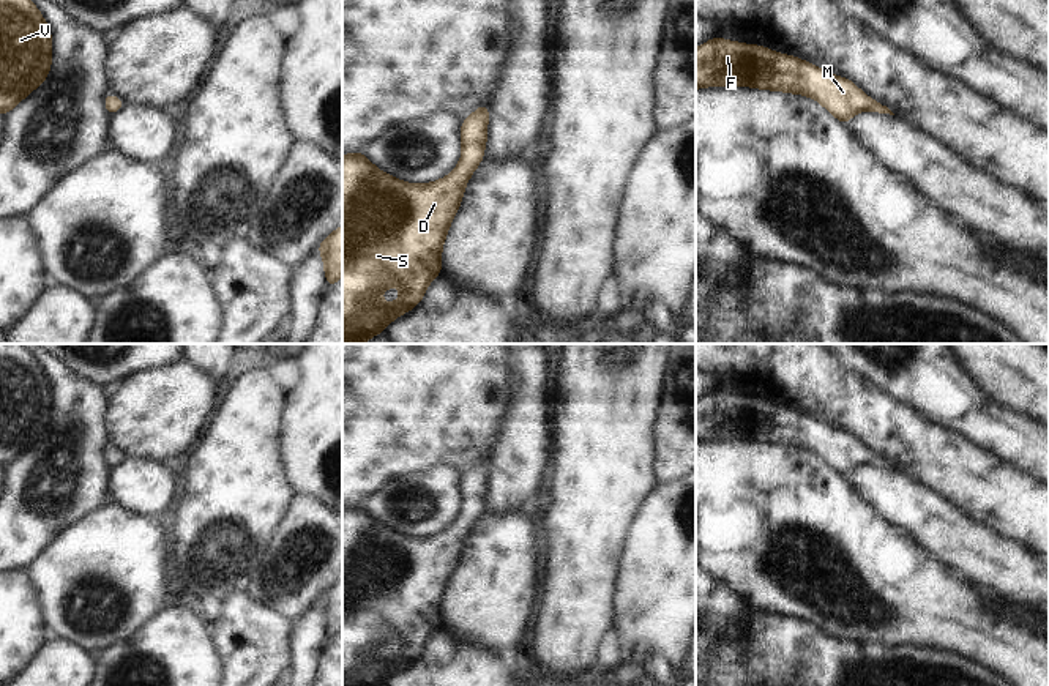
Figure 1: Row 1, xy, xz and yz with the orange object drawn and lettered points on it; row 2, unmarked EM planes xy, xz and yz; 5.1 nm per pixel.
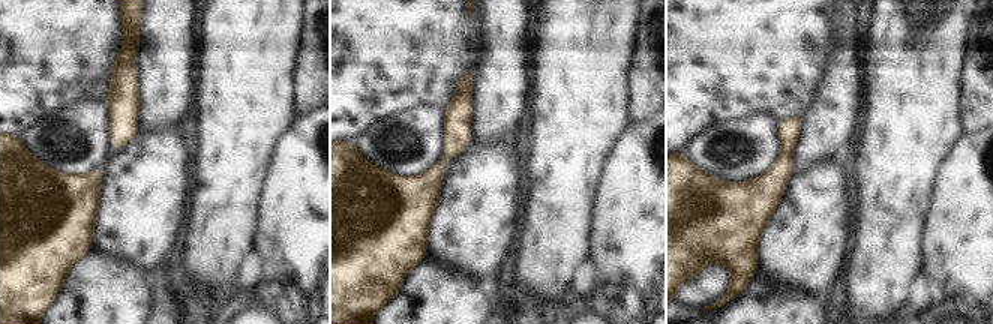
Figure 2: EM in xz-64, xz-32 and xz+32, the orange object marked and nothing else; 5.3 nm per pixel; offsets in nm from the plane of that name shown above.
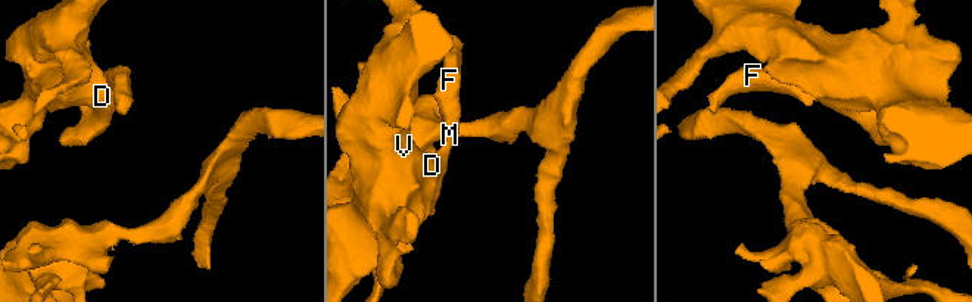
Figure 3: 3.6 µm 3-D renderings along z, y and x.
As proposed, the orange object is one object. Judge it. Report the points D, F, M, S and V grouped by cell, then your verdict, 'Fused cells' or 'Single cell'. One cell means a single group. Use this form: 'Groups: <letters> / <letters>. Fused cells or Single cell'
Groups: D F M S V. Single cell

